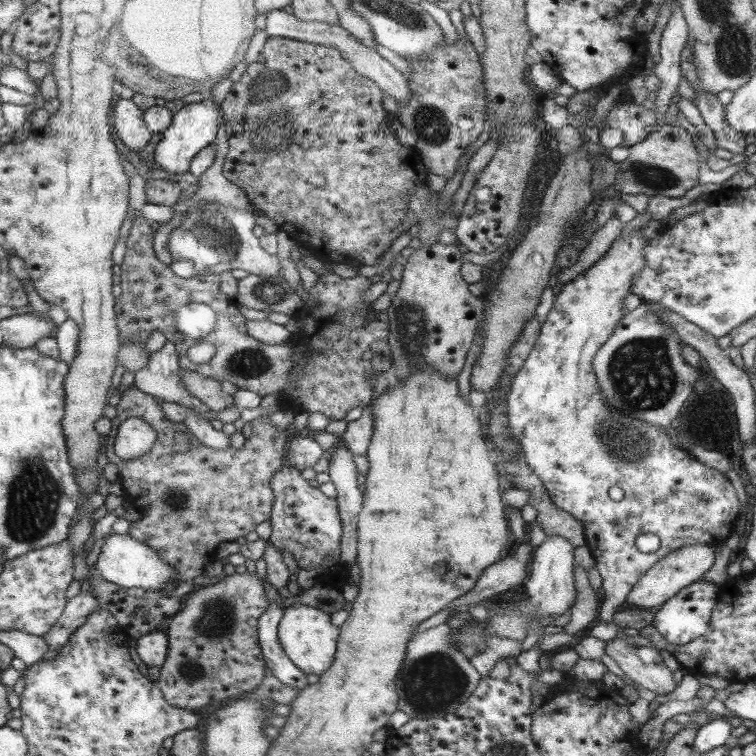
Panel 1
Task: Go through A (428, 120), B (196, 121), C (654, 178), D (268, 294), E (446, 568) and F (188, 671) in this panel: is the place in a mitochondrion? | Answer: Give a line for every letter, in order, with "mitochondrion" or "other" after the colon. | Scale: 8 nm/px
A: mitochondrion
B: other
C: mitochondrion
D: mitochondrion
E: other
F: mitochondrion

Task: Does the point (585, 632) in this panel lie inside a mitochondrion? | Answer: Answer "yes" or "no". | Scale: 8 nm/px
no

